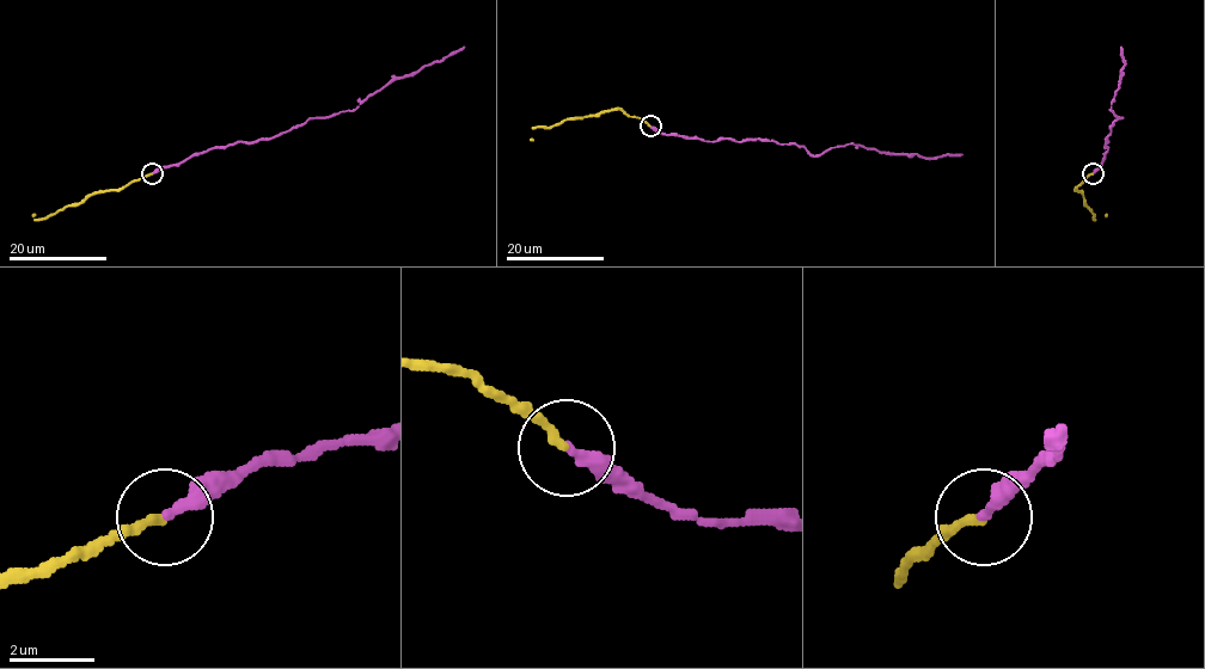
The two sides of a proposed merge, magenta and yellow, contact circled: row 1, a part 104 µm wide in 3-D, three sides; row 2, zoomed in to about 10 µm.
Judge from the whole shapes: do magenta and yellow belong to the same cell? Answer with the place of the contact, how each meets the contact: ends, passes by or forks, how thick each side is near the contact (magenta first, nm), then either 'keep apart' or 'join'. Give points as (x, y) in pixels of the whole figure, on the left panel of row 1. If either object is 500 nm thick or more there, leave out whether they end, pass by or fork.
at (152, 173); magenta ends there; yellow ends there; 280 nm thick on the magenta side, 240 nm on the other; join

